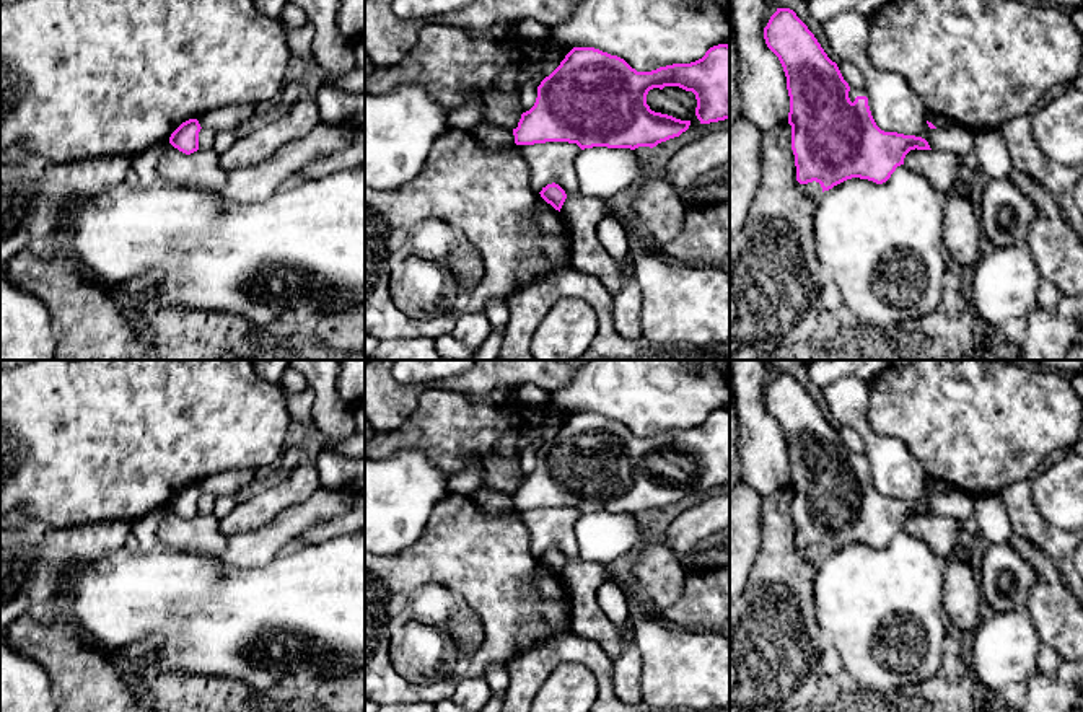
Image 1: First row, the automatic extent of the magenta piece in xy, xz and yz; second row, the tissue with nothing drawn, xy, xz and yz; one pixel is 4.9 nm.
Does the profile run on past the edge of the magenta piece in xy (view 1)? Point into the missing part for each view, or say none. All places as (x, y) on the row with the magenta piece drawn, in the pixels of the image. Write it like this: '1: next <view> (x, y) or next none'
1: next none

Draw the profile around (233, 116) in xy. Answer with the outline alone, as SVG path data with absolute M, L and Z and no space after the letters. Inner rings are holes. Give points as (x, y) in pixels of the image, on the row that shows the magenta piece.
M230 104L204 112L197 121L202 129L210 129L217 134L239 129L243 125L252 125L259 121L259 112L254 104Z

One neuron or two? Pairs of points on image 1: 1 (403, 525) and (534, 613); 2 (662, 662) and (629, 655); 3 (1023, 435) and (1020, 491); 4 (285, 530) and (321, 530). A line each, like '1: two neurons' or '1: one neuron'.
1: two neurons
2: two neurons
3: two neurons
4: two neurons

